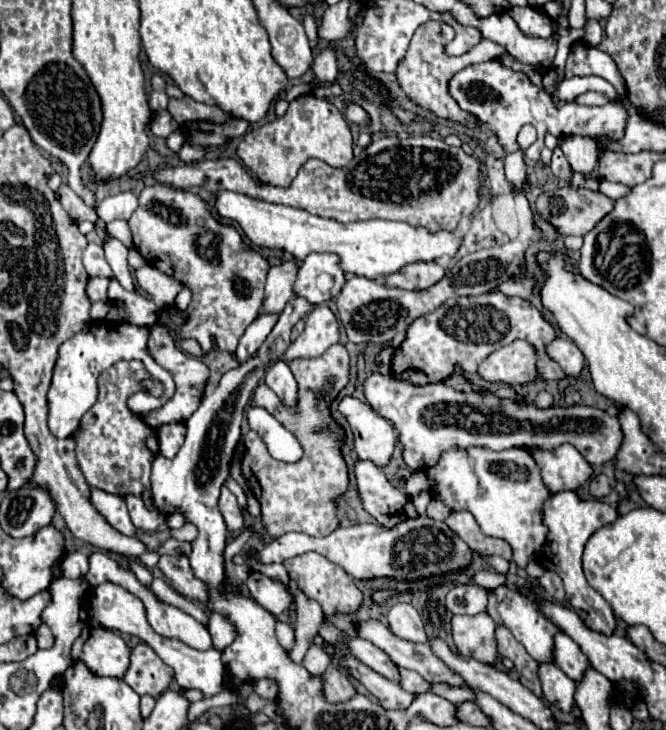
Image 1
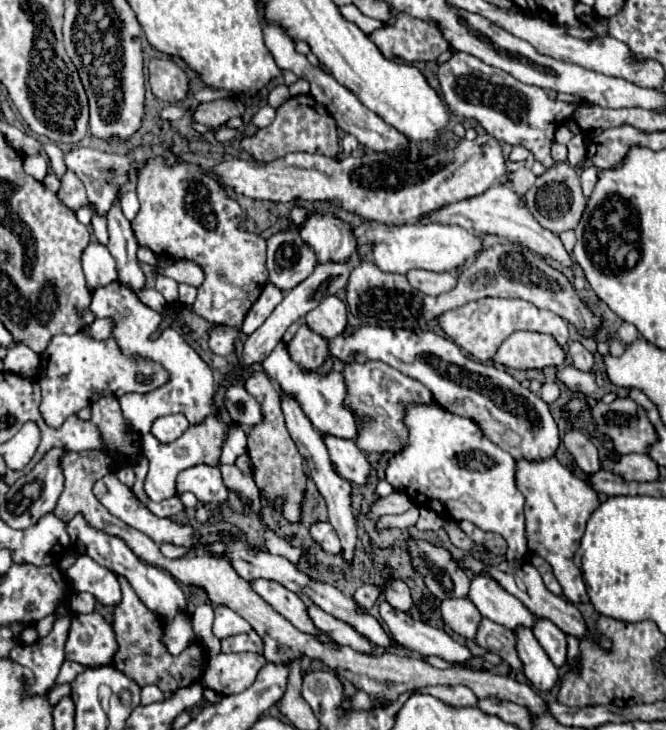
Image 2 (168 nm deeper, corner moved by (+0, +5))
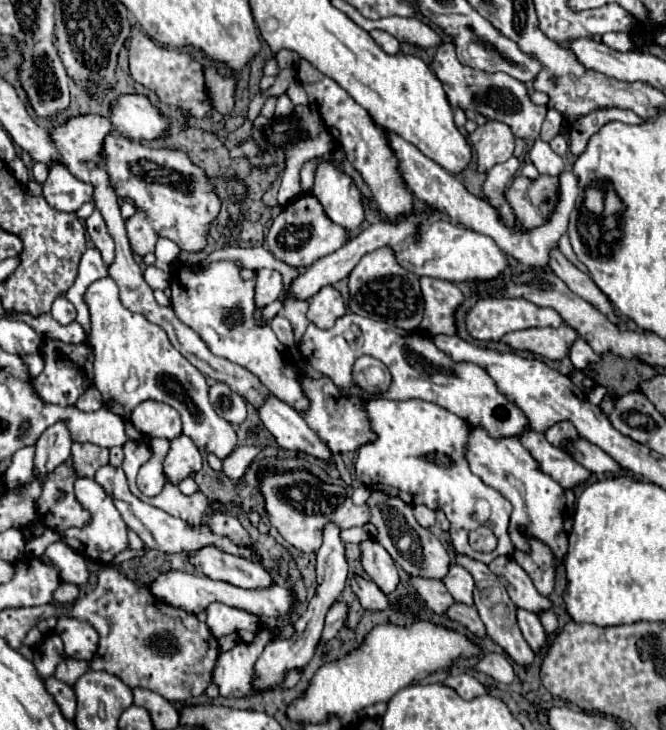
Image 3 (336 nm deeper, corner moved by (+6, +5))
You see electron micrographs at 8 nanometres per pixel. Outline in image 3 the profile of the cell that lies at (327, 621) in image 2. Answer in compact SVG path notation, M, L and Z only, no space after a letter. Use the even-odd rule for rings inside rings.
M168 571L158 575L152 583L150 583L150 593L154 597L158 597L160 601L166 601L168 605L174 607L182 607L188 613L200 613L204 611L212 601L220 601L224 605L236 607L236 609L244 609L248 613L260 615L260 617L268 617L268 619L288 619L290 617L290 589L280 583L274 581L274 585L270 585L270 589L242 589L236 585L230 585L226 581L212 581L204 575L196 575L196 573L184 573L184 571Z

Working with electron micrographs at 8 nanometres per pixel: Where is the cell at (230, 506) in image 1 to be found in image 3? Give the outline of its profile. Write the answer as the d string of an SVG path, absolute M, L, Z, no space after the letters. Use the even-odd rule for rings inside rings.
M178 435L170 439L170 449L164 459L164 473L170 477L172 483L180 483L192 471L202 469L202 457L198 447L186 435Z

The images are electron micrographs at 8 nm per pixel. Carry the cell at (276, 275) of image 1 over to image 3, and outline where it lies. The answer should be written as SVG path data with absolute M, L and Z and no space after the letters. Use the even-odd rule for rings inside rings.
M302 193L302 197L296 197L282 209L282 213L274 219L268 235L266 235L266 245L274 257L280 261L292 265L292 267L308 267L314 261L318 261L324 255L334 253L344 245L348 237L348 231L342 229L340 225L334 225L330 217L326 217L320 201L312 193Z

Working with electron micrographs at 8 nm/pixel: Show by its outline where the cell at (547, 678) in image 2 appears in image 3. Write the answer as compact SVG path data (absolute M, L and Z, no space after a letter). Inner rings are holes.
M456 553L456 563L460 563L472 577L474 577L474 607L482 619L482 623L486 625L486 631L488 635L516 661L516 663L522 663L522 665L528 665L534 661L534 651L526 645L520 629L518 629L518 623L516 623L516 605L512 603L512 599L508 597L506 593L506 587L498 581L498 577L488 569L488 565L480 563L480 561L474 561L466 555L460 555Z

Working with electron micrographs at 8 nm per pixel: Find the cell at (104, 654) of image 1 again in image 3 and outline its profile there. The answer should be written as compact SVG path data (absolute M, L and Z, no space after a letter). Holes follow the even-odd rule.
M60 617L52 629L62 643L64 651L72 659L92 659L98 647L98 633L86 621L74 617Z

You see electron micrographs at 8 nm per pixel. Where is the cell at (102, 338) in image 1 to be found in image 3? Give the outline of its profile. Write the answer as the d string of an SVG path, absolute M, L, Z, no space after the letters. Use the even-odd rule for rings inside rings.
M46 339L42 345L42 357L46 361L44 371L36 377L36 389L42 397L44 403L56 403L56 405L74 405L76 399L92 385L92 361L94 355L88 345L78 343L78 345L66 345L60 341Z

